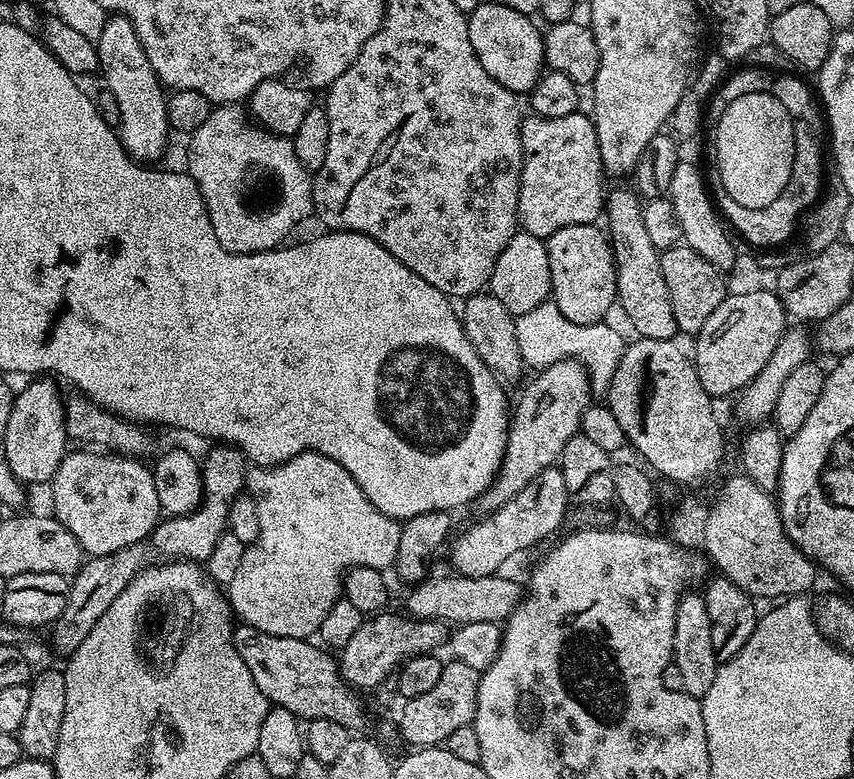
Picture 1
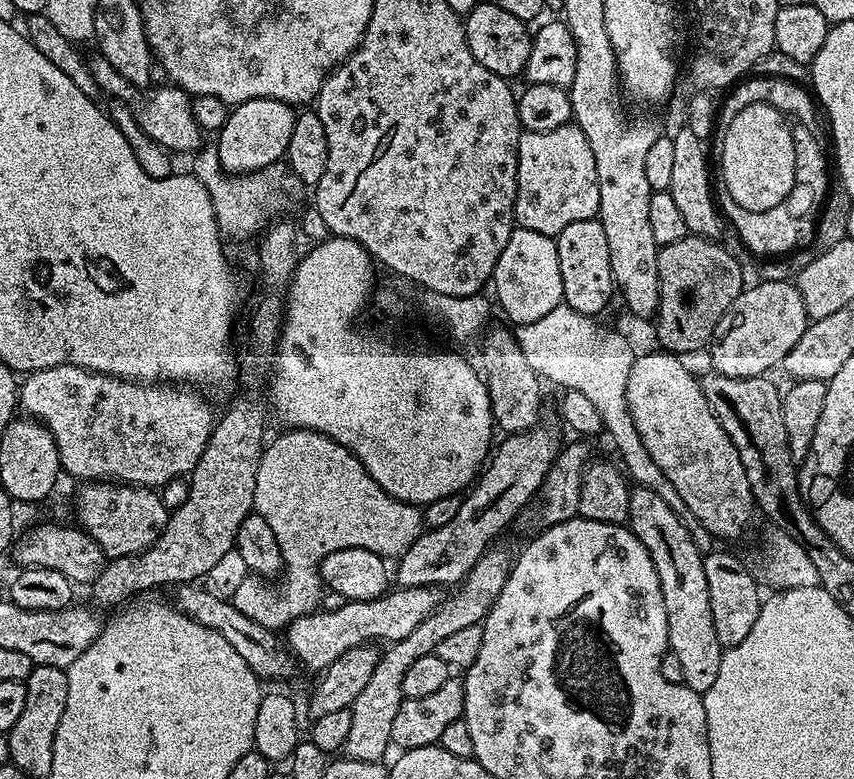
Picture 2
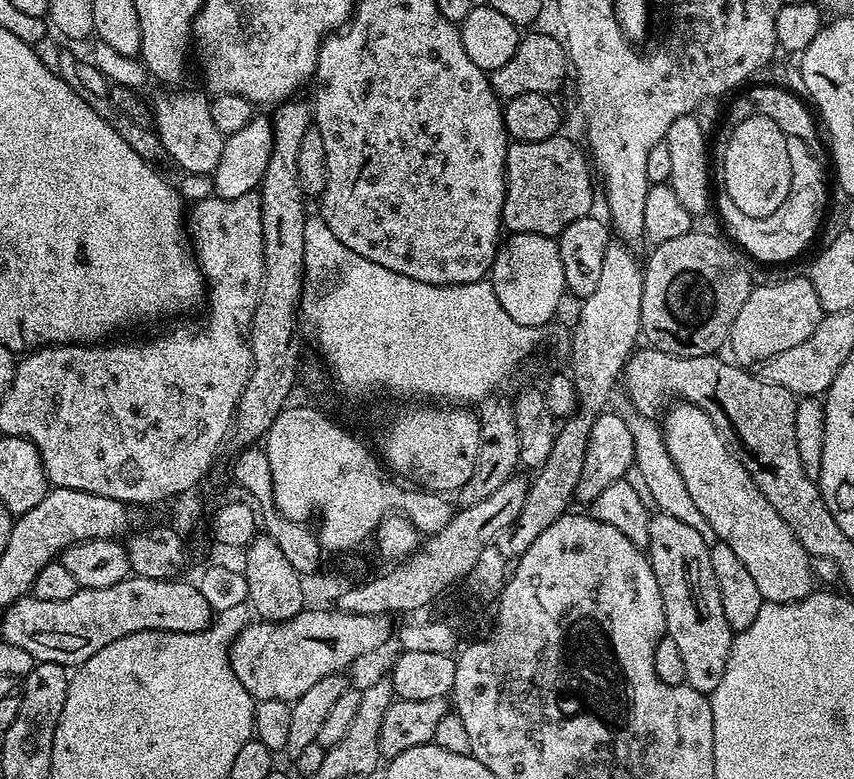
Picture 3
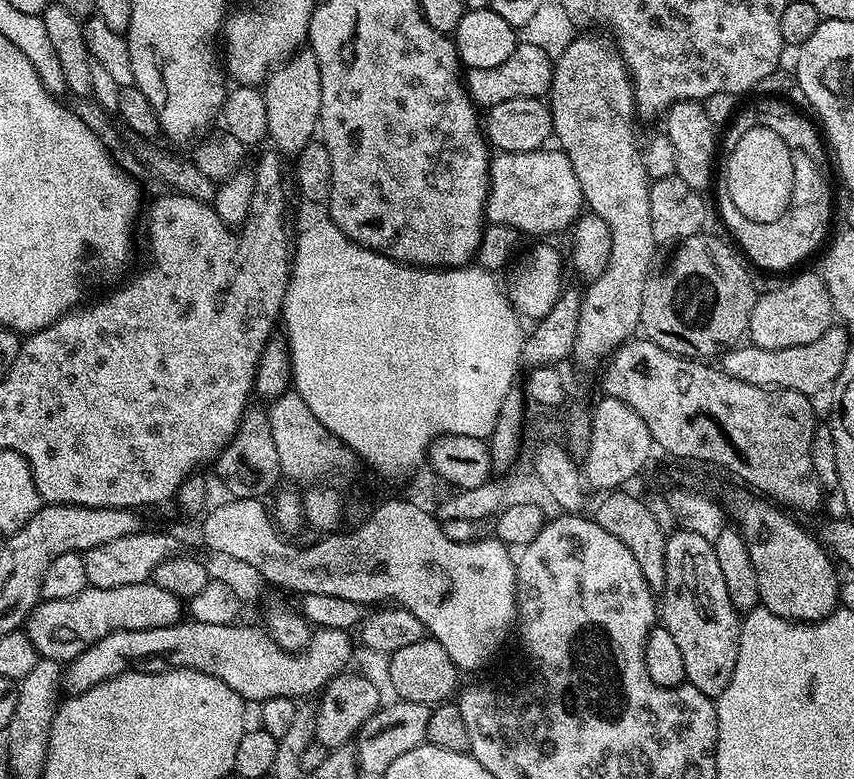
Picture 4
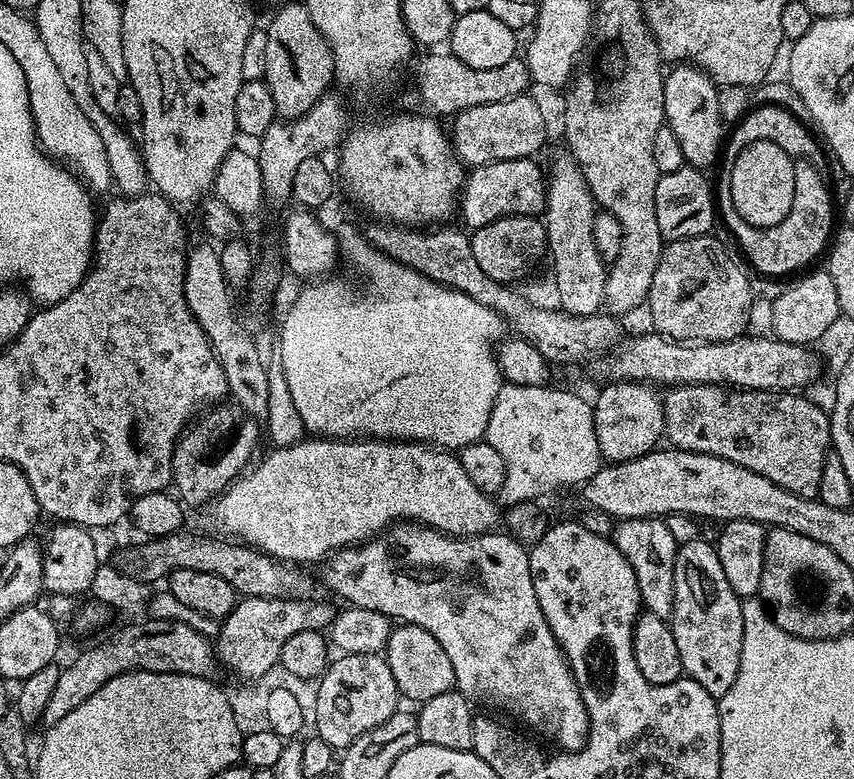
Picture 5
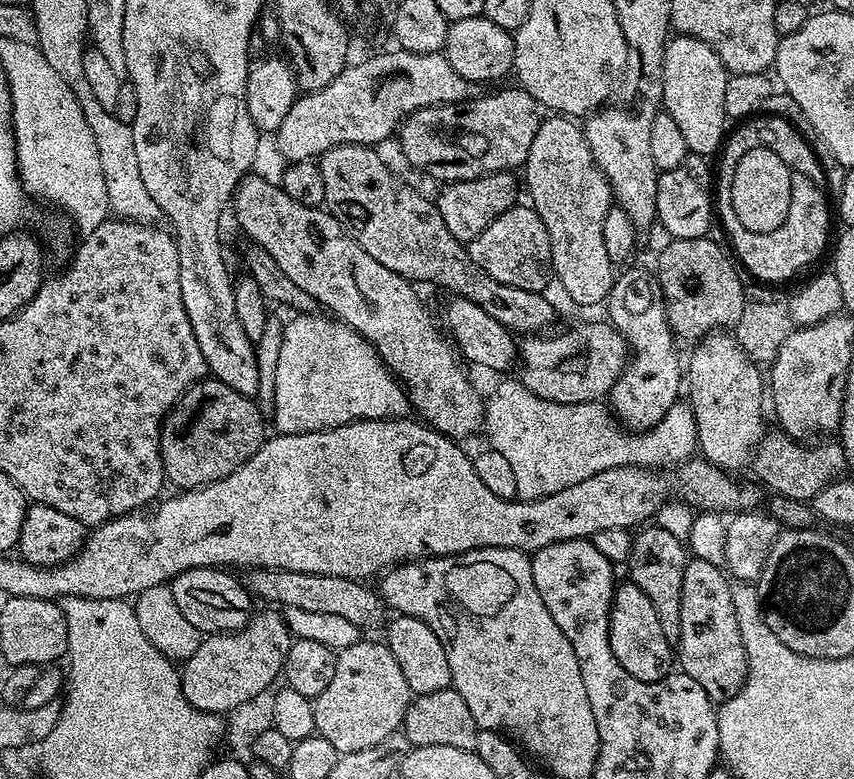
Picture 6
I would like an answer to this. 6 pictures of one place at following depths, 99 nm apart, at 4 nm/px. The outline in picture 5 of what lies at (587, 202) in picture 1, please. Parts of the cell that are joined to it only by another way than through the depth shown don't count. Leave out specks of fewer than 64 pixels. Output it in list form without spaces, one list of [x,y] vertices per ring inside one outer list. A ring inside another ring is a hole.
[[[529,158],[475,165],[467,173],[464,186],[460,189],[458,216],[459,219],[464,219],[463,227],[475,230],[490,226],[490,222],[503,216],[536,216],[543,213],[546,172],[536,162]]]

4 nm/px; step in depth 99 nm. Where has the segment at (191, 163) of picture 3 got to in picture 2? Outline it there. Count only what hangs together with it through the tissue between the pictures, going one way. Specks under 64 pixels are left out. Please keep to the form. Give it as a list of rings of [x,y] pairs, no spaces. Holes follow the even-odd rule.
[[[99,54],[93,56],[94,58],[91,57],[90,60],[90,67],[101,93],[105,97],[120,99],[128,104],[136,116],[138,127],[154,142],[160,144],[161,147],[172,154],[192,151],[192,153],[195,153],[201,147],[200,136],[202,137],[202,129],[198,122],[194,122],[192,96],[189,93],[175,86],[167,86],[168,88],[149,87],[147,96],[144,90],[138,90],[137,85],[132,84],[126,78],[122,78],[118,74],[118,70],[114,70],[114,66],[110,66],[110,62],[106,62],[104,56]]]

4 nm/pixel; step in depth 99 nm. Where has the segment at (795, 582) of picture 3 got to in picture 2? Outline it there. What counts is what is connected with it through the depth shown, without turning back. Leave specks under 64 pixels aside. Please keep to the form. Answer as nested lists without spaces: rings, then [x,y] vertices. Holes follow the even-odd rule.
[[[655,351],[635,357],[626,384],[628,412],[632,415],[634,426],[641,435],[642,444],[649,451],[650,458],[670,480],[679,497],[686,502],[687,509],[697,518],[697,522],[701,523],[713,538],[736,540],[747,530],[748,523],[752,520],[752,512],[754,513],[752,491],[746,478],[746,470],[742,466],[742,458],[738,458],[738,450],[734,442],[730,442],[730,434],[722,430],[722,422],[718,422],[710,402],[706,402],[706,394],[702,394],[697,373],[692,373],[680,361],[683,359],[677,353]]]

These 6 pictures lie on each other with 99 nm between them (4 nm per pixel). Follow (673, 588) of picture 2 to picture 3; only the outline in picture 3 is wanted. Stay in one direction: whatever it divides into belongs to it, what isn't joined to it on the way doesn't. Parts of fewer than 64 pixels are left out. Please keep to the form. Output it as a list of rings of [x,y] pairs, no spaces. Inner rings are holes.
[[[662,511],[649,515],[648,525],[650,542],[646,555],[662,594],[666,635],[678,645],[689,686],[695,692],[711,694],[722,682],[734,633],[726,622],[726,614],[722,614],[722,594],[718,594],[711,566],[710,545],[693,527]]]

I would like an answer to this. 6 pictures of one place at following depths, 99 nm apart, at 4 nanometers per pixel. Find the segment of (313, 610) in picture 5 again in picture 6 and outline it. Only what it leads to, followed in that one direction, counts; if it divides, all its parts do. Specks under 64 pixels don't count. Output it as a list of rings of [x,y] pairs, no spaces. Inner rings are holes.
[[[272,608],[263,609],[264,612],[257,611],[248,620],[245,627],[239,628],[234,632],[211,633],[196,648],[184,663],[181,669],[181,684],[183,694],[187,701],[196,709],[204,712],[212,712],[216,715],[228,713],[240,704],[250,700],[256,700],[276,678],[277,680],[283,673],[285,658],[292,646],[294,638],[285,626],[283,615]]]

